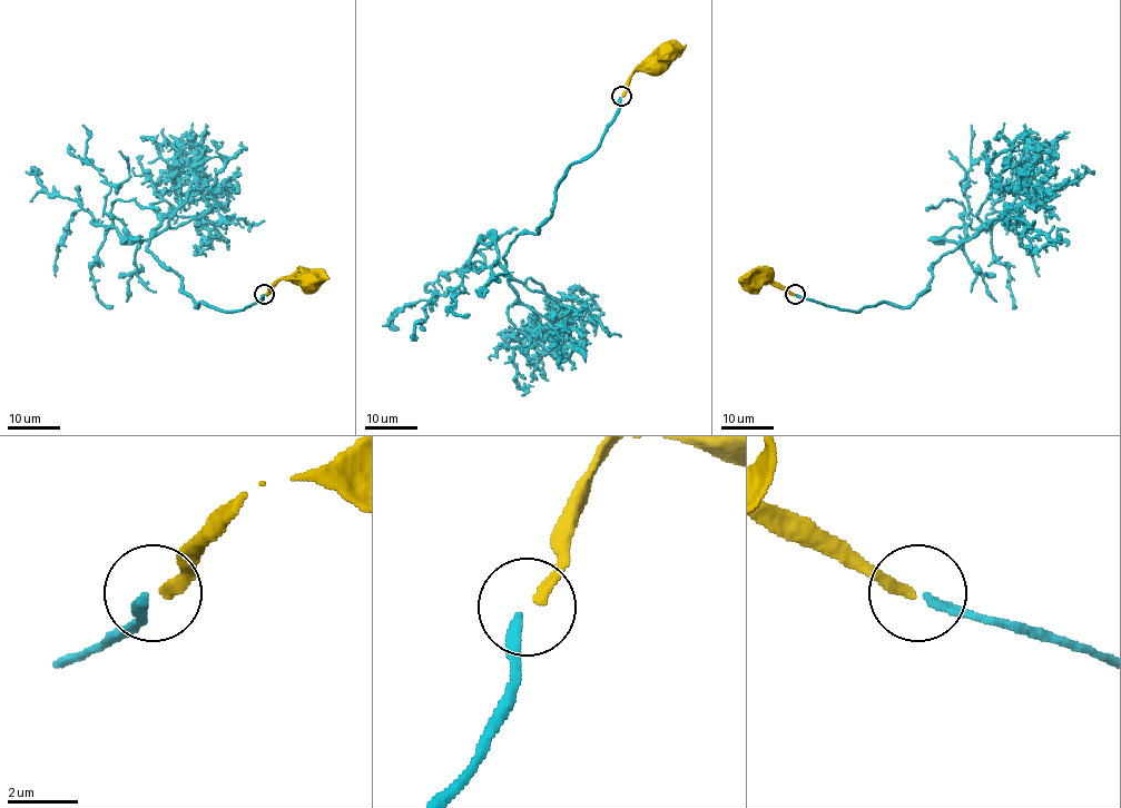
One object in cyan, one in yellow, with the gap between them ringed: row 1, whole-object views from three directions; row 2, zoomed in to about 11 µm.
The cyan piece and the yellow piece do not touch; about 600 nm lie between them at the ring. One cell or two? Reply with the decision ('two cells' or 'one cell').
one cell

